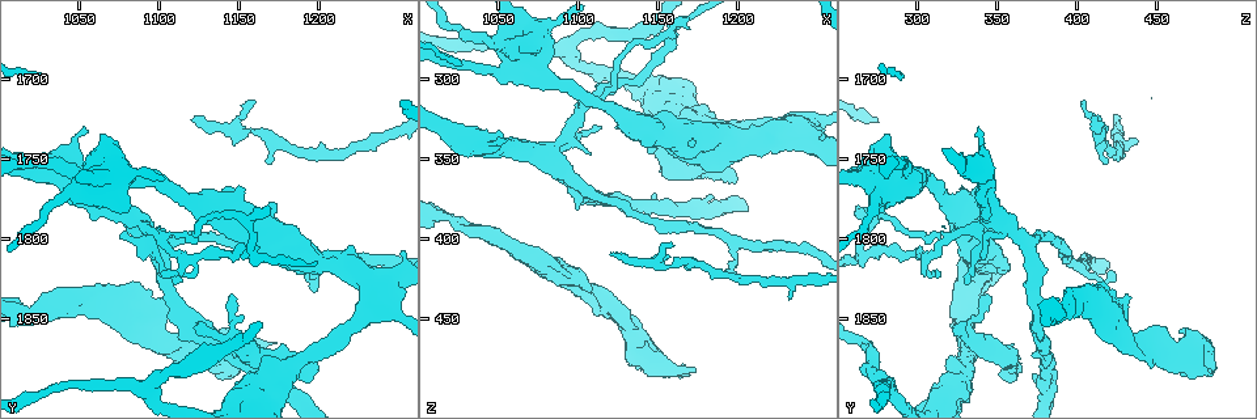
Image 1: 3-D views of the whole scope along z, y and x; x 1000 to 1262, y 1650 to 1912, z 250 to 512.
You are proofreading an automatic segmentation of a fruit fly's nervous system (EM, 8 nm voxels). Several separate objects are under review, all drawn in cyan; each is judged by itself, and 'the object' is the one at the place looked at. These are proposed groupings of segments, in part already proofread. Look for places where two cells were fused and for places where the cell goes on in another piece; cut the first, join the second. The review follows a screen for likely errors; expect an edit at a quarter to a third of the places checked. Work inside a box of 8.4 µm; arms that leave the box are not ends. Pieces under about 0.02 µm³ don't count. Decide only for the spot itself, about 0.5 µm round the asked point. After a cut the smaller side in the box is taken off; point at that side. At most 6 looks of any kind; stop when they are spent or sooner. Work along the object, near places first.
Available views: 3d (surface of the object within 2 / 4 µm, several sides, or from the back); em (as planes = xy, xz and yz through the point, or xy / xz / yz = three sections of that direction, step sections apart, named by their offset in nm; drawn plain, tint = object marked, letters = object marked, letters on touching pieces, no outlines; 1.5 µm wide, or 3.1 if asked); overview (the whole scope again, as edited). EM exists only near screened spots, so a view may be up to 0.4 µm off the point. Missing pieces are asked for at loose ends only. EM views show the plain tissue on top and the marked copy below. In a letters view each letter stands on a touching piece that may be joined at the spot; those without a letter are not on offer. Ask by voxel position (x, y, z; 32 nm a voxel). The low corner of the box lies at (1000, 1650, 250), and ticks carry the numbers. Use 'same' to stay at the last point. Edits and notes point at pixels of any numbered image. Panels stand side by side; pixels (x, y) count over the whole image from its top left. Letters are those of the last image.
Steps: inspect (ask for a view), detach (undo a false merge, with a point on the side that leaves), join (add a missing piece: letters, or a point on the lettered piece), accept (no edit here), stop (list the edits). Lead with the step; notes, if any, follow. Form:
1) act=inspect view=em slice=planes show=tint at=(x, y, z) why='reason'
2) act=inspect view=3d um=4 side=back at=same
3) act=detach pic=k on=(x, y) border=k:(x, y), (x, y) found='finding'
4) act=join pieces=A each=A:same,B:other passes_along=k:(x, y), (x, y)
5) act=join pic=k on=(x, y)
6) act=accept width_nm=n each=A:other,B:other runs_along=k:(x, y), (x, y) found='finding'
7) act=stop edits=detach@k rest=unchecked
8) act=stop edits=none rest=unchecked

act=inspect view=em slice=yz step=4 show=letters at=(1120, 1726, 408) why='branch stops here'

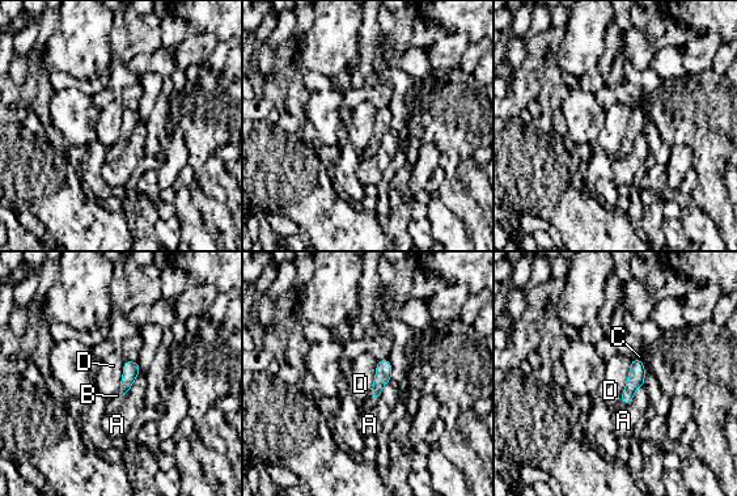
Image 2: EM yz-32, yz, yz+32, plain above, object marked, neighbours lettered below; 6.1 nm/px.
act=join pieces=B each=A:other,B:same,C:other,D:other passes_along=2:(131, 369), (121, 394), (114, 403) found='it goes on there'

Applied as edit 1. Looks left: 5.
act=inspect view=overview

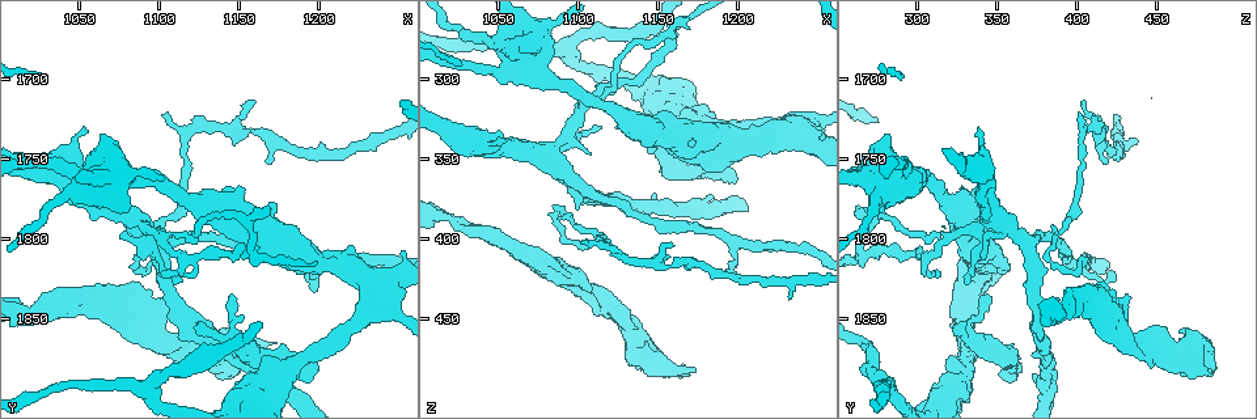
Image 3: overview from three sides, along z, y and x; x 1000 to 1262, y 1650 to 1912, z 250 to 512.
act=inspect view=em slice=planes show=letters at=(1186, 1818, 358) why='thick end'

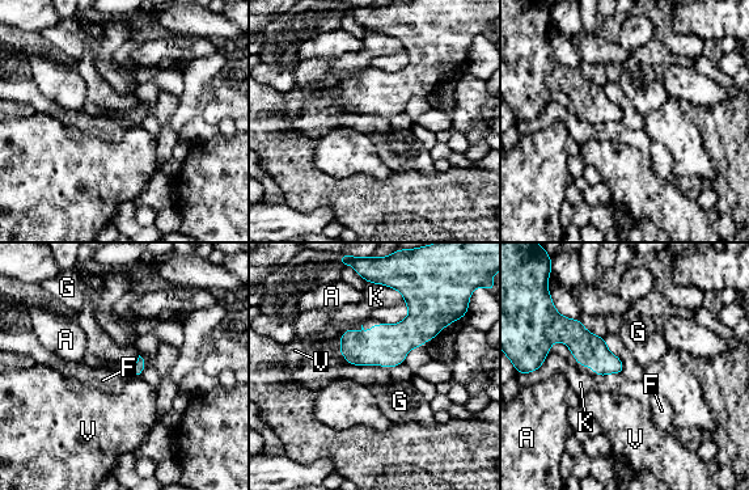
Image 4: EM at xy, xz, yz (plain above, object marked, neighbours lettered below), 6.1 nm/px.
act=accept each=A:other,F:other,G:other,K:other,V:other border=4:(135, 376), (139, 377) found='none of them fits'

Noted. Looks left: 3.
act=inspect view=3d um=4 at=(1122, 1860, 324) why='thin end'

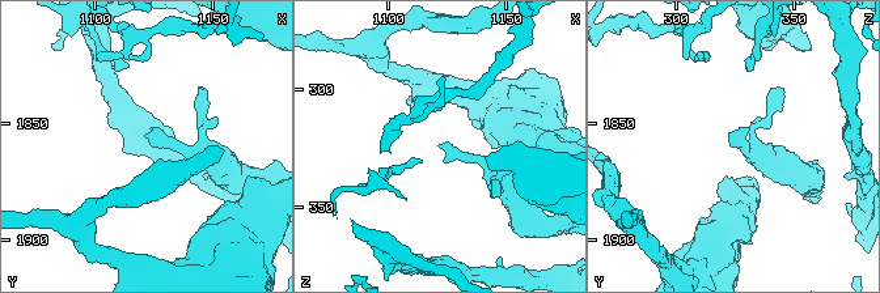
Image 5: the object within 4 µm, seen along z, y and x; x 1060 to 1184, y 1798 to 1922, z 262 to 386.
act=inspect view=em slice=planes show=letters at=(1123, 1857, 325) why='shape alone is not enough'

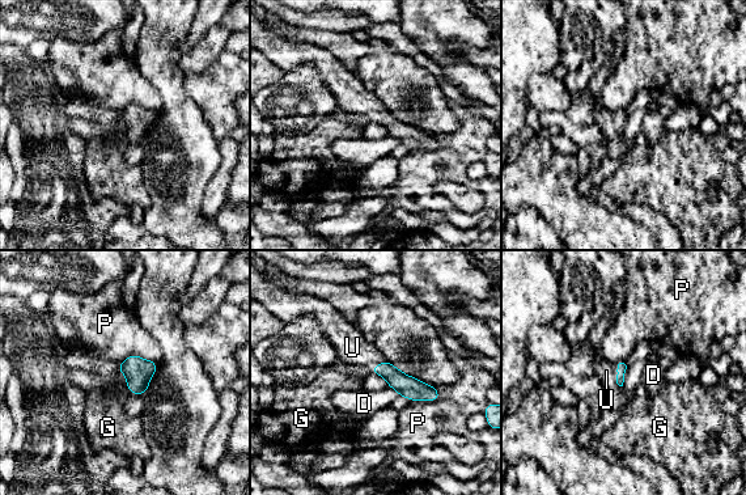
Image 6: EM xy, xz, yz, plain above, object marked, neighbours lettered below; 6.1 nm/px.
act=join pieces=U each=D:other,G:other,P:other,U:same passes_along=6:(622, 366), (617, 375), (606, 371) found='it goes on there'

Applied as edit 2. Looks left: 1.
act=stop edits=join@2,join@6 rest=unchecked

